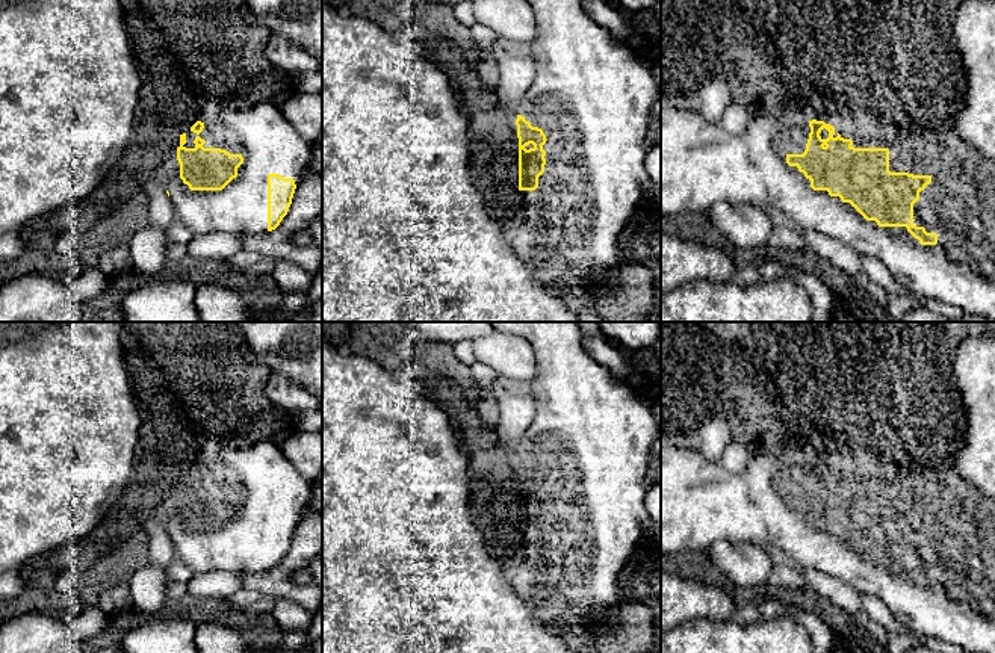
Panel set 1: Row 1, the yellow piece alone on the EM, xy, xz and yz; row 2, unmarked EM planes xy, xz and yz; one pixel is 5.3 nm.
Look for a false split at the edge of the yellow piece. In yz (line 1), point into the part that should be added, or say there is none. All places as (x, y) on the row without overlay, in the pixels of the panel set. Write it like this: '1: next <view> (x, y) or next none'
1: next yz (702, 502)

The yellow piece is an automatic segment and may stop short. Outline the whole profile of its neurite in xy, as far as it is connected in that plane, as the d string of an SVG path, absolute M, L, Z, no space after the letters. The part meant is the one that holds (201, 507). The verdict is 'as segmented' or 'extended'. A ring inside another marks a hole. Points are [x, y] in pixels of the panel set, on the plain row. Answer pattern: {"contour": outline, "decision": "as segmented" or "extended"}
{"contour": "M269 441L248 449L222 449L219 461L237 472L243 490L230 493L204 487L206 479L200 475L194 479L195 487L186 487L186 472L180 473L180 515L169 512L166 518L175 556L194 573L225 570L246 574L275 568L289 550L296 525L308 515L312 482L289 463L280 444Z", "decision": "extended"}

